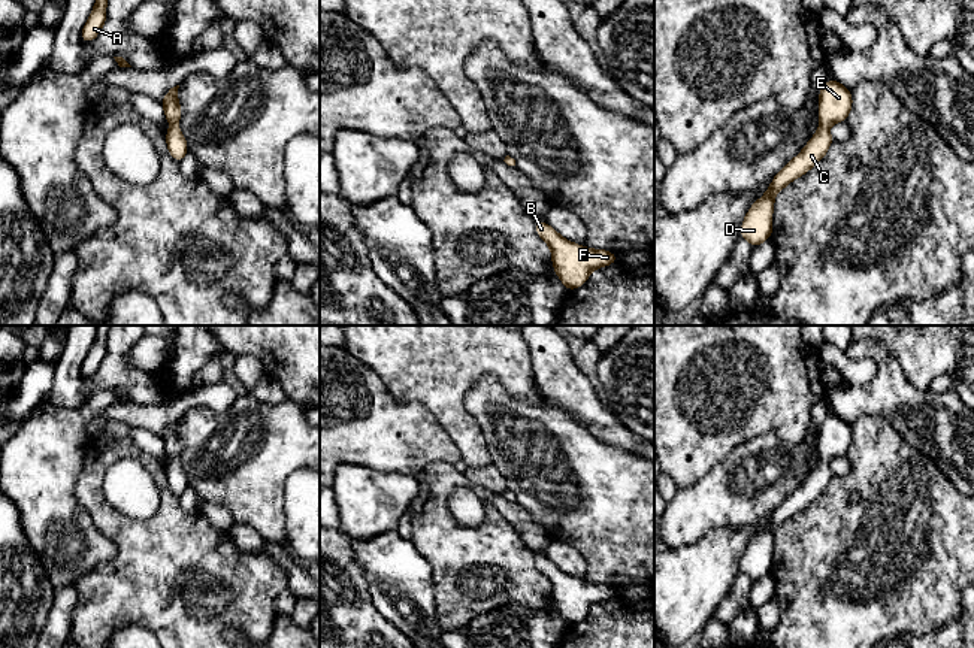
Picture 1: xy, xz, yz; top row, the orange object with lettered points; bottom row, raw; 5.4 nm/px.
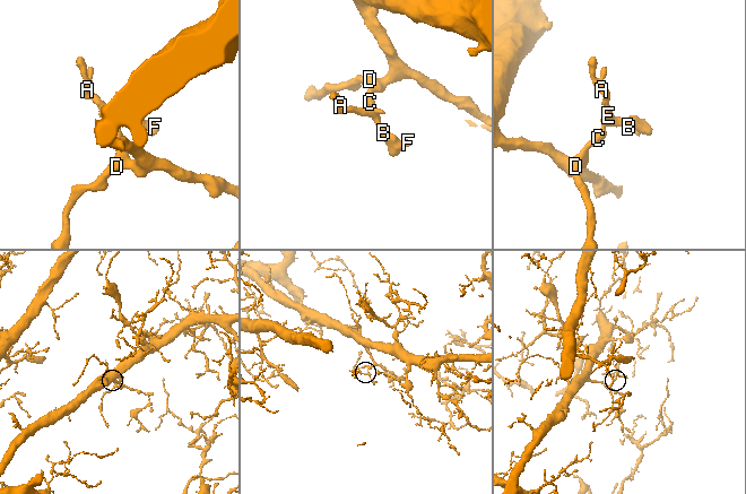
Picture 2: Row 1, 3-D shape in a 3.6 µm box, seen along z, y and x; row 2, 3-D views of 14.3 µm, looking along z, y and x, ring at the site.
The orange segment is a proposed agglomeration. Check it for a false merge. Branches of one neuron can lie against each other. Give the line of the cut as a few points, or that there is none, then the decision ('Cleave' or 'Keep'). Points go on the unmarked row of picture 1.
No split. Keep

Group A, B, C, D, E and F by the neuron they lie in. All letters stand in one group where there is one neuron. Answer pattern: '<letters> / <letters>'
A B C D E F

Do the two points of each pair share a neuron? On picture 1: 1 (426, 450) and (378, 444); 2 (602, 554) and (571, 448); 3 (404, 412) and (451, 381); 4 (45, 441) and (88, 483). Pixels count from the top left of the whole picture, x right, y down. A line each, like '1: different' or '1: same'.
1: same
2: same
3: different
4: different

